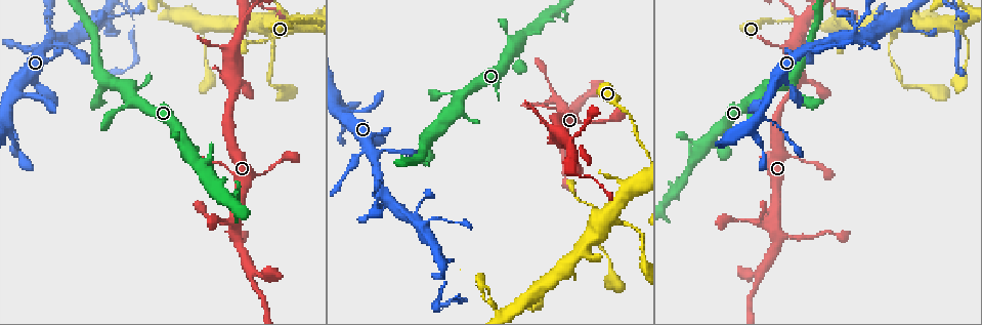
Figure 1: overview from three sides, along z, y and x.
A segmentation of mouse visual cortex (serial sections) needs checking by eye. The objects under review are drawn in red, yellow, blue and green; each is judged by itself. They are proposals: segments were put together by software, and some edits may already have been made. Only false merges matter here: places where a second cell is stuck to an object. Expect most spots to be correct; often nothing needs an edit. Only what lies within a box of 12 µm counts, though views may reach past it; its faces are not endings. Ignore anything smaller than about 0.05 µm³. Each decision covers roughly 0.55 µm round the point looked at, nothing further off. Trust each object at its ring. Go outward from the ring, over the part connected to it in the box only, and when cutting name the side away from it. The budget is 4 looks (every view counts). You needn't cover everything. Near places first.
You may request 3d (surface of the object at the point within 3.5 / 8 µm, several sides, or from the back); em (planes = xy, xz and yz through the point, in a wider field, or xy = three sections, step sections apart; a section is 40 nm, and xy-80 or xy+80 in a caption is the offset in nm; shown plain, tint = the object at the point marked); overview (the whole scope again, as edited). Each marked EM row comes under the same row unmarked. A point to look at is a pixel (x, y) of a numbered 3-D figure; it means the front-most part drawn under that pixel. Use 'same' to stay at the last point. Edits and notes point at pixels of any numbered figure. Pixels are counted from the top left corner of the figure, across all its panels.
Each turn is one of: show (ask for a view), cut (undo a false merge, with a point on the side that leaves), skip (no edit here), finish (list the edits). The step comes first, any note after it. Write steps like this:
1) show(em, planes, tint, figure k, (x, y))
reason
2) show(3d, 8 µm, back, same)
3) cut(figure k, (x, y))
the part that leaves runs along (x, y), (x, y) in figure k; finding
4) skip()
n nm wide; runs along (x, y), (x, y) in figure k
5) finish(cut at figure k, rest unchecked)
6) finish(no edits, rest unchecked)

show(3d, 3.5 µm, figure 1, (806, 163))
a narrow waist

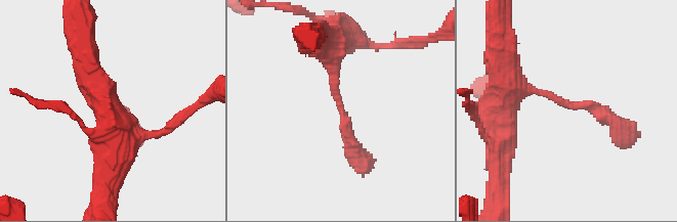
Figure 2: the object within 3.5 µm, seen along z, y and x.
show(em, xy, step 5, tint, figure 2, (577, 106))
shape alone is not enough

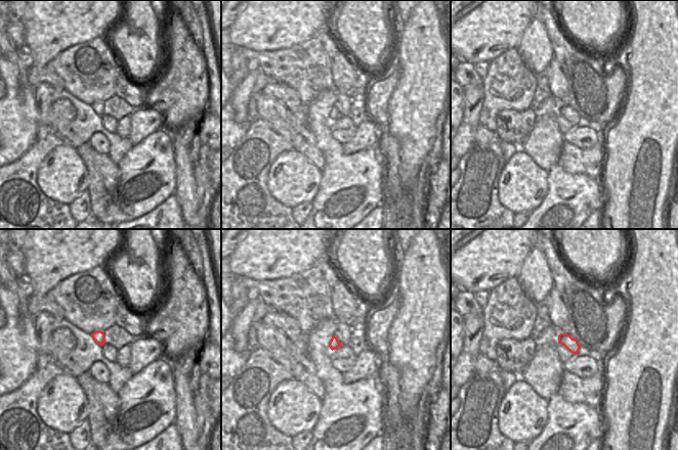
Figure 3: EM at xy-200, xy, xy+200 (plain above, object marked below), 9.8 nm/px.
skip()
runs along (505, 93), (537, 90), (592, 105), (626, 137) in figure 2; all the same cell

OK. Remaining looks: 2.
show(3d, 3.5 µm, figure 1, (894, 33))
small branch off a trunk

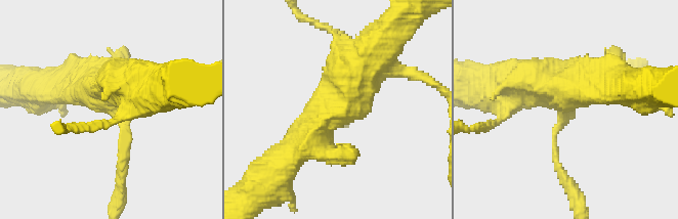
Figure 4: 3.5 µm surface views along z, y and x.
skip()
runs along (380, 45), (301, 147) in figure 4; all the same cell

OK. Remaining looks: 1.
finish(no edits, rest unchecked)

